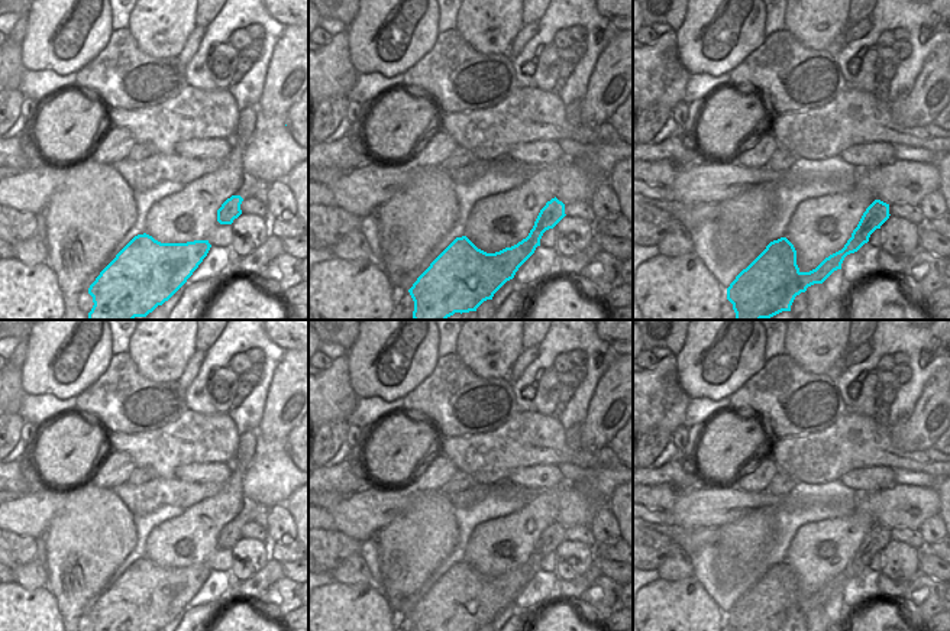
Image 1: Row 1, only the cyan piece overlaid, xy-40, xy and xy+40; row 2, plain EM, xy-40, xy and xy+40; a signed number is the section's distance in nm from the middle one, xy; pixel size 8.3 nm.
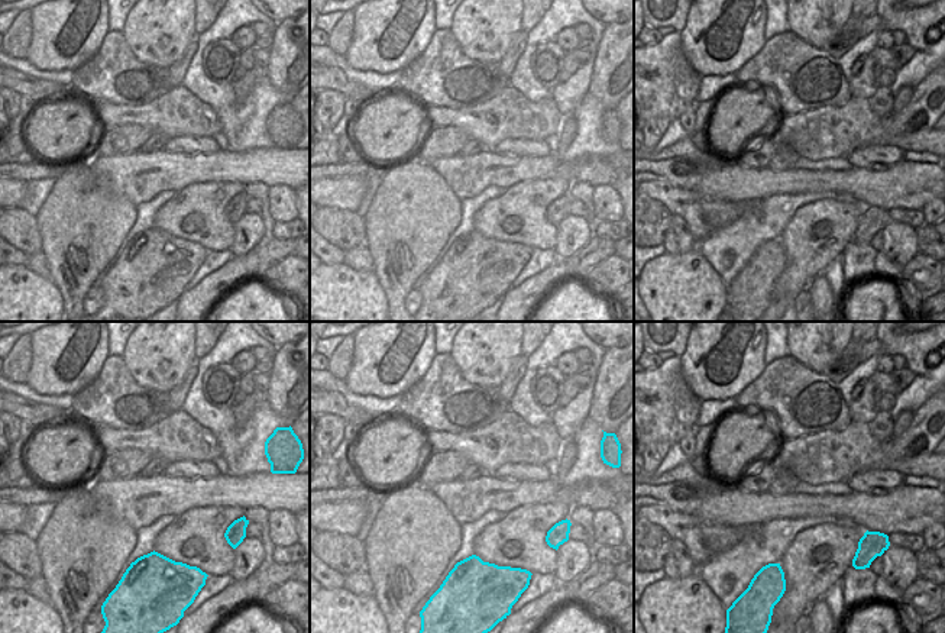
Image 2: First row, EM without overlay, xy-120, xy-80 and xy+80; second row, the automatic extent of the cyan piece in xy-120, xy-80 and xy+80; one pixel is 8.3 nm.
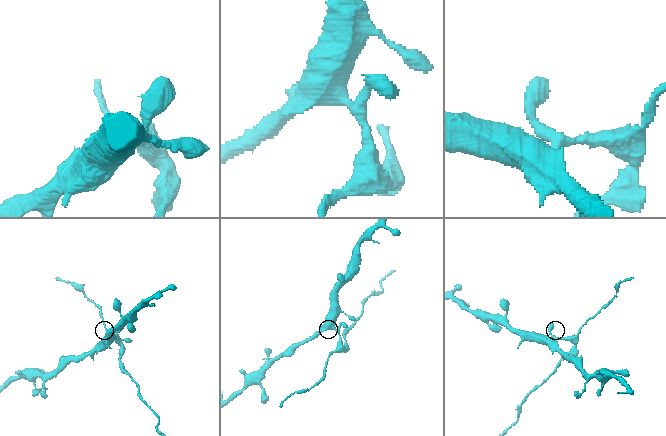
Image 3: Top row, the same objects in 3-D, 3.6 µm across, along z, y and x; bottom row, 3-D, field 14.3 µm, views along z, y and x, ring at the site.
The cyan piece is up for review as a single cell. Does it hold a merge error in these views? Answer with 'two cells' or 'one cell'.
two cells

